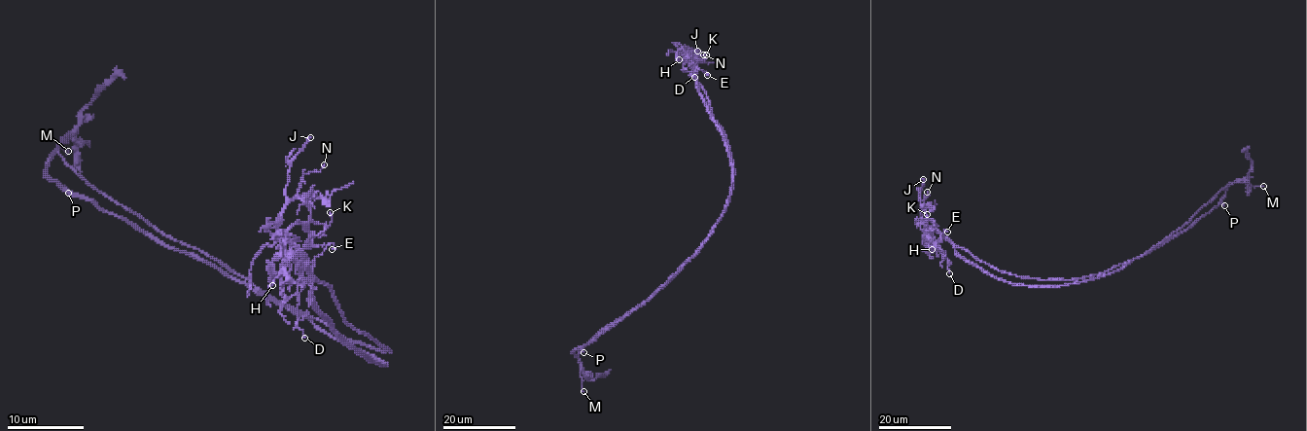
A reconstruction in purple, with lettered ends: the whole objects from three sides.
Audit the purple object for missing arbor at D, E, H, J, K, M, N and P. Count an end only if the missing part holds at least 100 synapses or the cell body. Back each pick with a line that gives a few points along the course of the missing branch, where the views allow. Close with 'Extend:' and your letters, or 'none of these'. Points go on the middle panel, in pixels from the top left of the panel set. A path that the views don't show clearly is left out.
M: course (583, 391), (586, 409), (582, 429)
Extend: M

